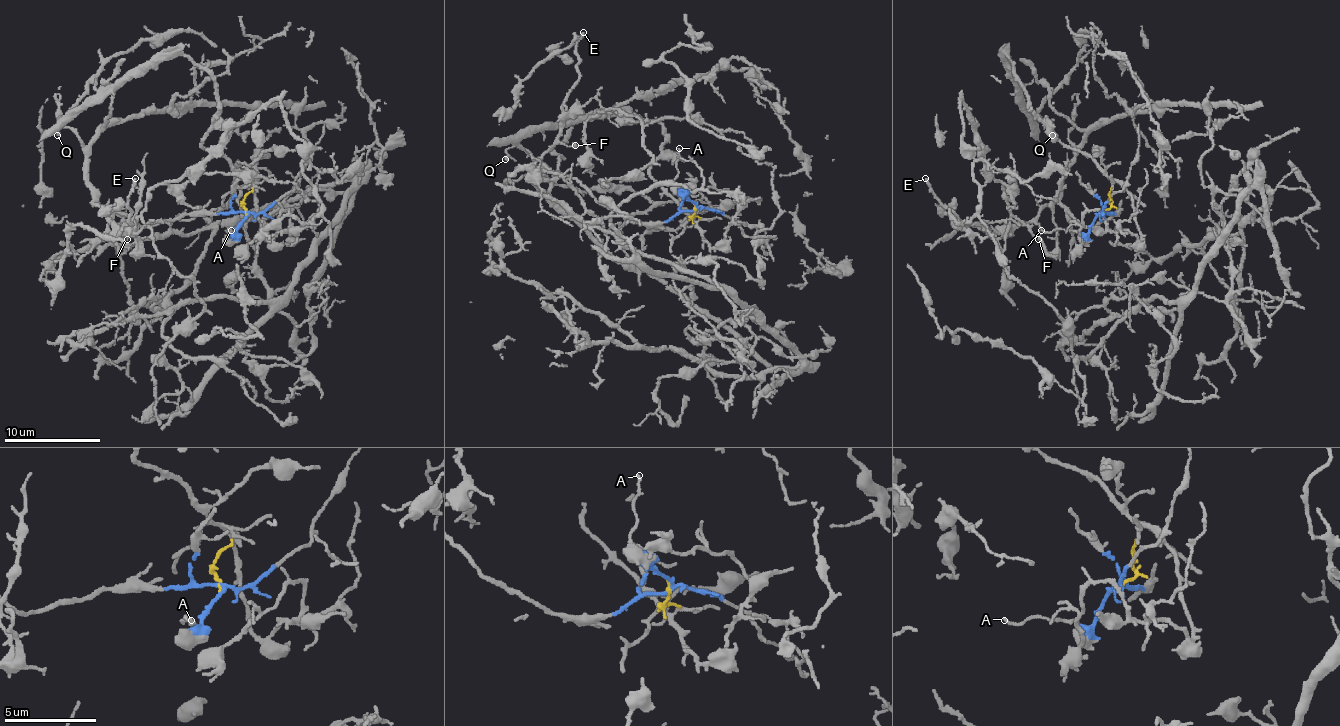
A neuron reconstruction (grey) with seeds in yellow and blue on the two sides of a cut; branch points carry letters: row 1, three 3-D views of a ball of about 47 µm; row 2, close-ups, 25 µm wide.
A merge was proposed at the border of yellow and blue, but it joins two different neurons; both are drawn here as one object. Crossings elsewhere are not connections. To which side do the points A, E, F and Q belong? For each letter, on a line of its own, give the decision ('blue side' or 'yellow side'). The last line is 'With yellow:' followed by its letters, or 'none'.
A: blue side
E: blue side
F: blue side
Q: yellow side
With yellow: Q

